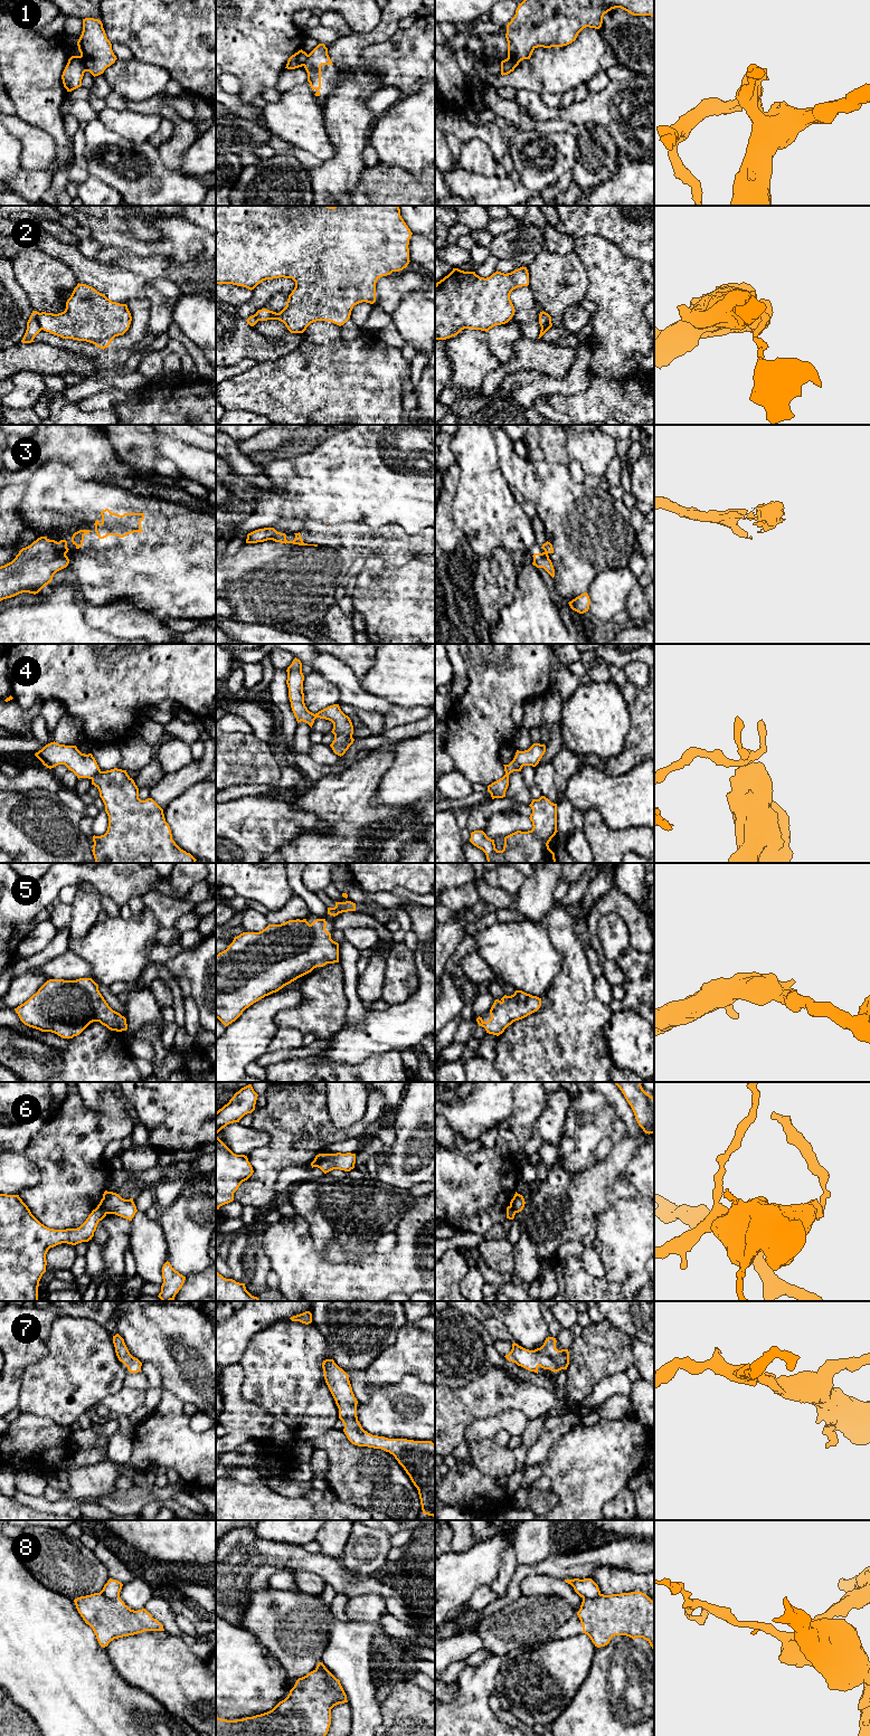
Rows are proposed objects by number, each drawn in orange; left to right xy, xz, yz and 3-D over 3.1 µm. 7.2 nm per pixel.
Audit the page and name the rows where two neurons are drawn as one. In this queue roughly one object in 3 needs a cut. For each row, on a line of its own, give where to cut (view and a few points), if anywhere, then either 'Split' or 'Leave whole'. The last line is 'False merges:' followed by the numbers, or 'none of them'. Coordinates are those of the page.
1: Split along xy (81, 54), (87, 70). Split
2: Split along xy (38, 313), (37, 321), (41, 329). Split
3: Split along xy (56, 542), (56, 550), (65, 555). Split
4: Split along xy (101, 771), (92, 779). Split
5: No split. Leave whole
6: Split along xy (97, 1206), (106, 1213). Split
7: No split. Leave whole
8: Split along xz (315, 1669), (319, 1669), (333, 1686), (341, 1686). Split
False merges: 1, 2, 3, 4, 6, 8

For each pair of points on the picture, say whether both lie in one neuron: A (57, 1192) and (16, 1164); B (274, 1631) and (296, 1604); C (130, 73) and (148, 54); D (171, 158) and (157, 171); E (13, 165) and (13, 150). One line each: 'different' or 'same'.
A: different
B: same
C: different
D: different
E: same

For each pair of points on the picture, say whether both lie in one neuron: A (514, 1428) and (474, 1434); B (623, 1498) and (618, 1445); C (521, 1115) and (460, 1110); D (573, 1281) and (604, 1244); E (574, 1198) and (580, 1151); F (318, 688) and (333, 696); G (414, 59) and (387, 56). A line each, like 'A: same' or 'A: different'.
A: same
B: different
C: different
D: same
E: different
F: same
G: same

